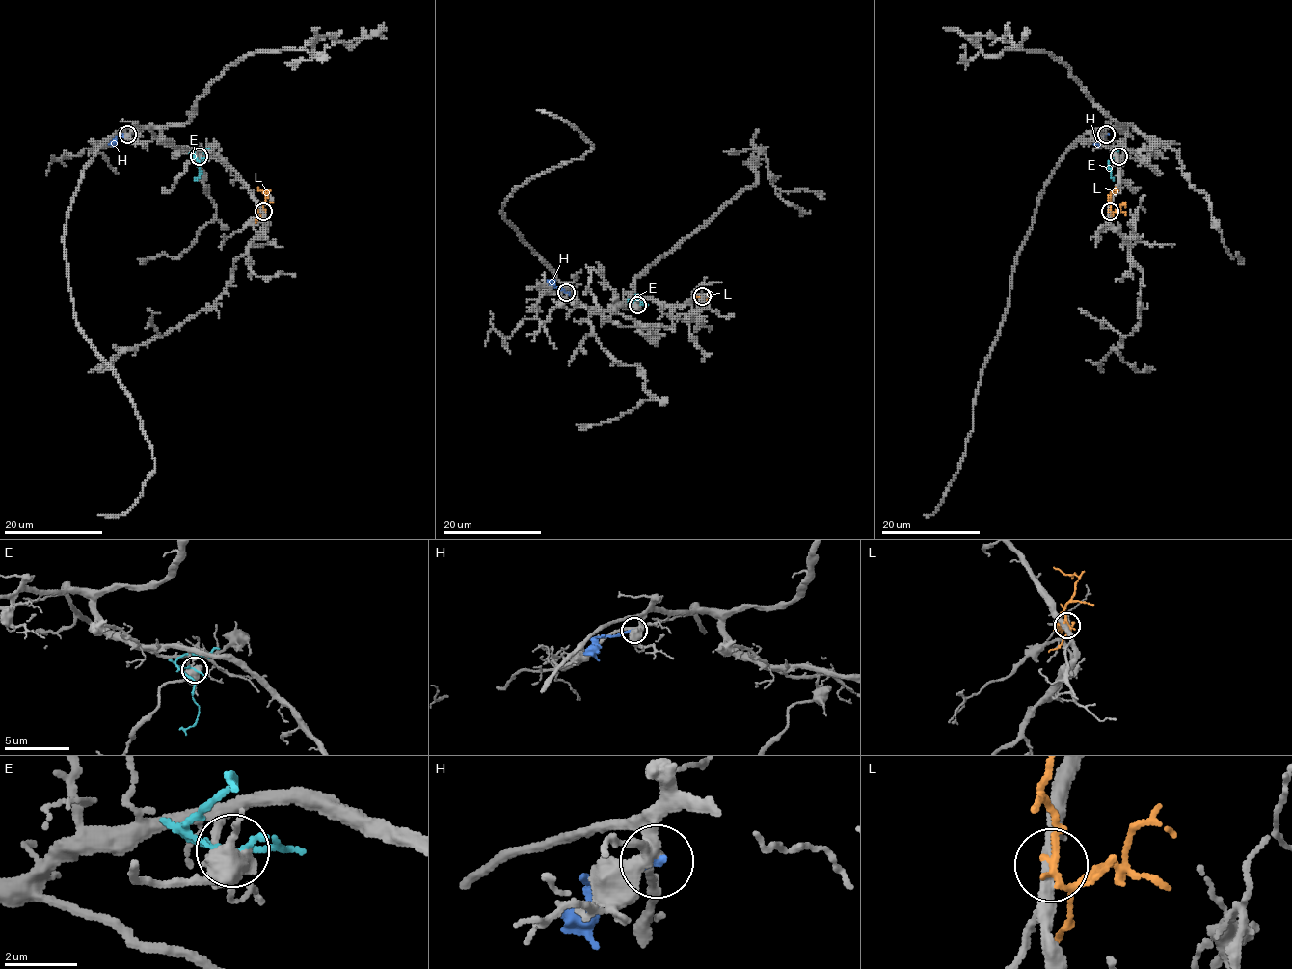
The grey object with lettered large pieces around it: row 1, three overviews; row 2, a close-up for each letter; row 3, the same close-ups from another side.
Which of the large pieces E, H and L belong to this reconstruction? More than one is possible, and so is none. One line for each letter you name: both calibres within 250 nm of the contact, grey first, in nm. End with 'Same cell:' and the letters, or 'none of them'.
E: Thickness 500 nm (grey) against 150 nm
Same cell: E

